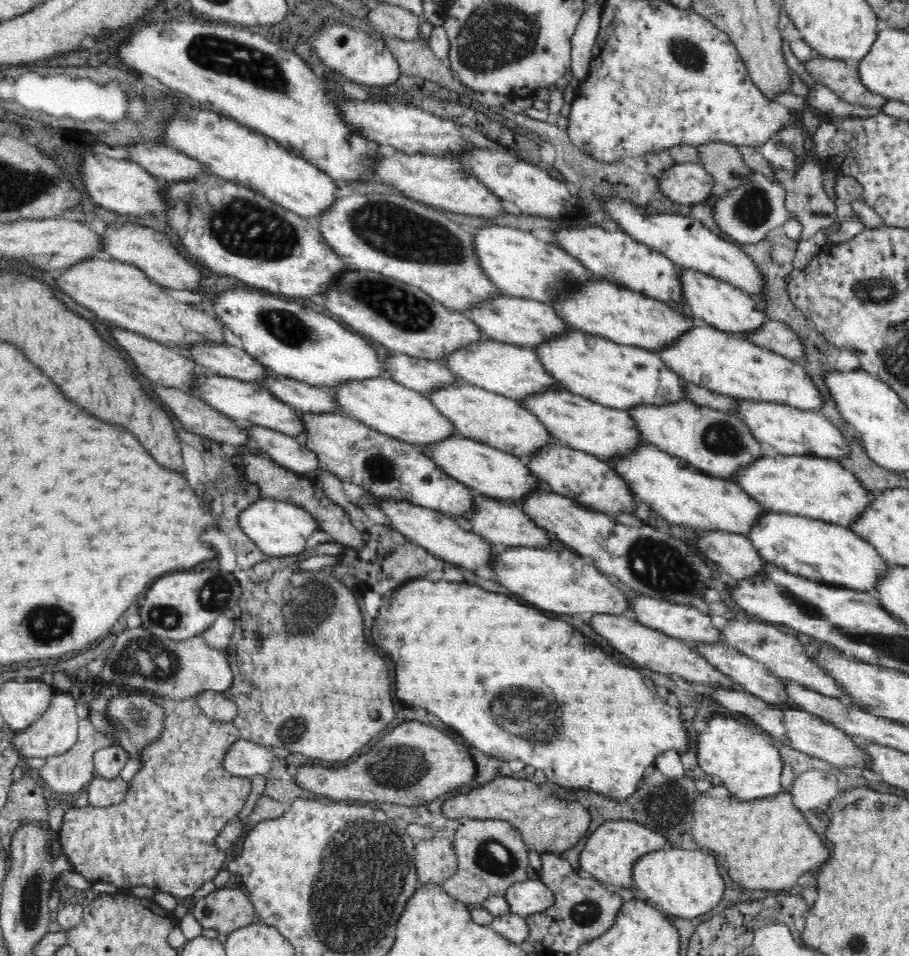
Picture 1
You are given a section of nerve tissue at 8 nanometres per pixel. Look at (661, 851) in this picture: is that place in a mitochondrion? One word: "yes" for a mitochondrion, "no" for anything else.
no

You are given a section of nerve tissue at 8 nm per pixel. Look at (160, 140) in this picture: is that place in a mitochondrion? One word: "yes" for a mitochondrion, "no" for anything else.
no

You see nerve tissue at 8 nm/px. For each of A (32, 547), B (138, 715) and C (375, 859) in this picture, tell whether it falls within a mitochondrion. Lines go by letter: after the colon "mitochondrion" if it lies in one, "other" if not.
A: other
B: mitochondrion
C: mitochondrion

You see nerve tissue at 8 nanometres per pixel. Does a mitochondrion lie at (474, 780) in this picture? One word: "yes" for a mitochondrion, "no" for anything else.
no

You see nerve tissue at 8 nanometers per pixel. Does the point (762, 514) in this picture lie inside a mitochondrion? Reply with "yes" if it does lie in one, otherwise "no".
no

